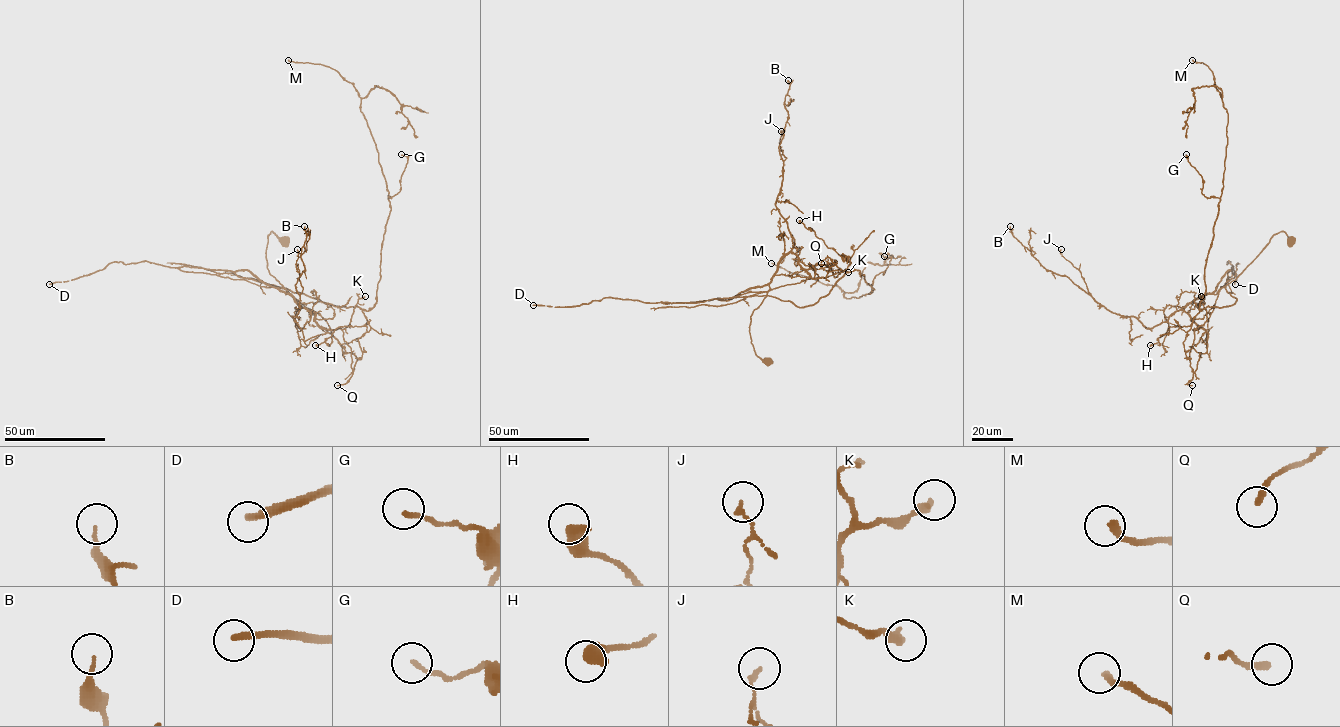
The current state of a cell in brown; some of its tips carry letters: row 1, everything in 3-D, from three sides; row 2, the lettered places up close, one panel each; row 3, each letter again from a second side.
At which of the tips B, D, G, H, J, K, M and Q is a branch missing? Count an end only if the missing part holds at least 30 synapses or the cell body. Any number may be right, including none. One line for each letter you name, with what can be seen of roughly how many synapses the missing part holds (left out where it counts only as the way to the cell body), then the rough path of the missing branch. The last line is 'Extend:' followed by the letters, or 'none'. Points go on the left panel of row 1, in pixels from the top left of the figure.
D: Roughly 160 synapses
Extend: D

